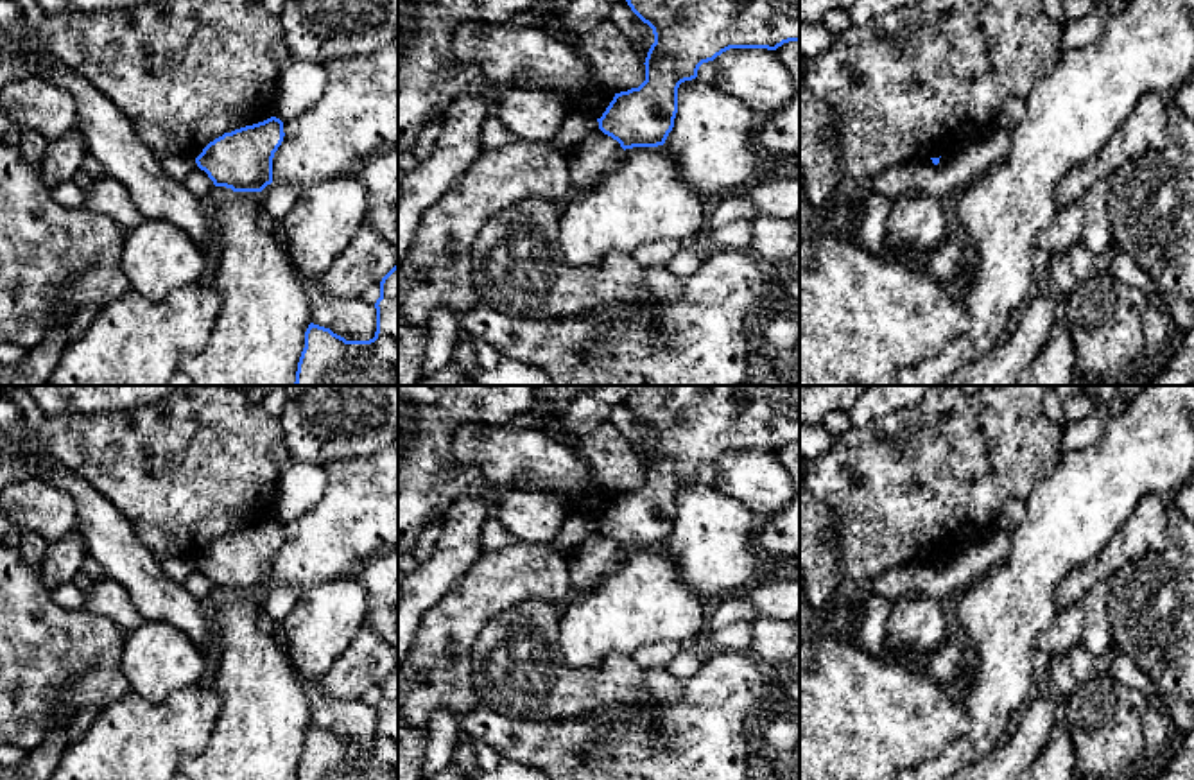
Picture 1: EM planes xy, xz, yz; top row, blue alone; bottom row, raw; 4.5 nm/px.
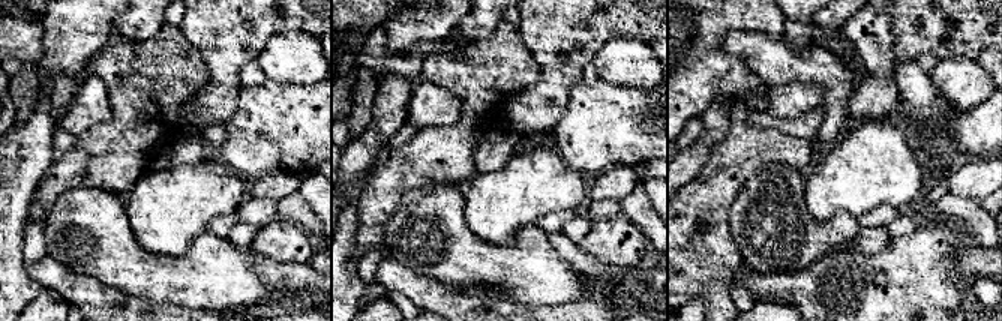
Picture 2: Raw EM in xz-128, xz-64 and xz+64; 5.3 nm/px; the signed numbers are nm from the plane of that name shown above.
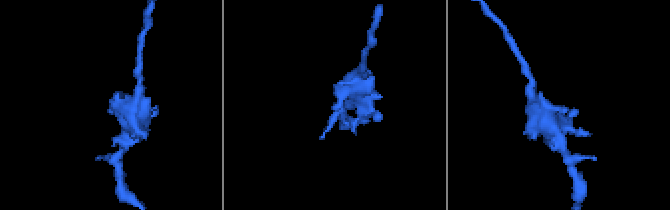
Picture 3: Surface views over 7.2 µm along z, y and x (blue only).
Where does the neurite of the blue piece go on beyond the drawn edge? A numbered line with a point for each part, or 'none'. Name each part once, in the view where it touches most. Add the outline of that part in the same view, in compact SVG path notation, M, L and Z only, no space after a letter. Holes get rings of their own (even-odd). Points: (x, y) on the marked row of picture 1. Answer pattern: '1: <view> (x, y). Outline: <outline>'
none

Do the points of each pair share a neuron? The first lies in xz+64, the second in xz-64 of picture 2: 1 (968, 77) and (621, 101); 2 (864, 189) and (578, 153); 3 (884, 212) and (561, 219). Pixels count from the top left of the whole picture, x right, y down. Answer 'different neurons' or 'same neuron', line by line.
1: different neurons
2: different neurons
3: same neuron

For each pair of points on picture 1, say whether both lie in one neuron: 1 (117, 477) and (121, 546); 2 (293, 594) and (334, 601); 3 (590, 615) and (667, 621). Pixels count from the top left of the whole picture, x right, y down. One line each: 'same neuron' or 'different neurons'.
1: different neurons
2: different neurons
3: same neuron

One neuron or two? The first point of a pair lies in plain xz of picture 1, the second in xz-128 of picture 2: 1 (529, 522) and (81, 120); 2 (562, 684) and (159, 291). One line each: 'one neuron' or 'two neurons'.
1: one neuron
2: one neuron

